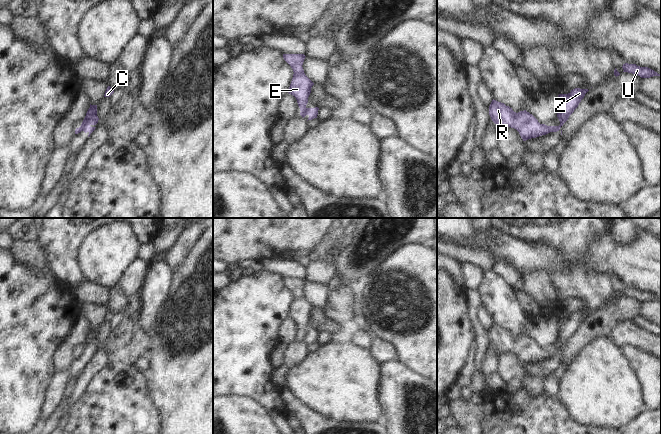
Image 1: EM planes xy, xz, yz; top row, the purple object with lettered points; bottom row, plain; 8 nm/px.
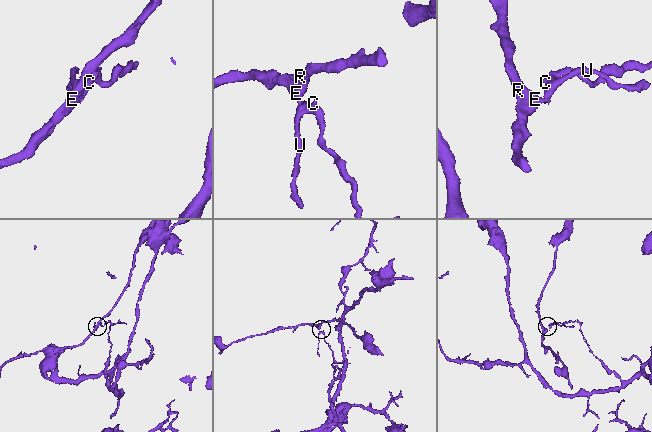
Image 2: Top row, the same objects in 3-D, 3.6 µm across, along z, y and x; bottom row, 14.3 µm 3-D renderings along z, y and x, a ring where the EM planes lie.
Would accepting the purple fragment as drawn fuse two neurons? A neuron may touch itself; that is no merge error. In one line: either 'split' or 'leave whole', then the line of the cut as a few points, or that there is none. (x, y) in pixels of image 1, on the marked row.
split; cut in yz along (550, 126), (552, 131)

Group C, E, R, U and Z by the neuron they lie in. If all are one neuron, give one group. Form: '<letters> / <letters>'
C U Z / E R

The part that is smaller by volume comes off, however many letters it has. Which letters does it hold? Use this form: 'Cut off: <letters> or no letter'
Cut off: E, R

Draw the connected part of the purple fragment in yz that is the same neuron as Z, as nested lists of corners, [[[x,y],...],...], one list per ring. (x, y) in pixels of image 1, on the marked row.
[[[575,88],[571,90],[568,94],[559,94],[558,95],[558,112],[557,117],[560,121],[559,126],[551,126],[552,132],[561,131],[560,129],[563,124],[568,120],[569,116],[574,112],[578,107],[581,100],[584,98],[585,94],[588,92],[588,89]]]

